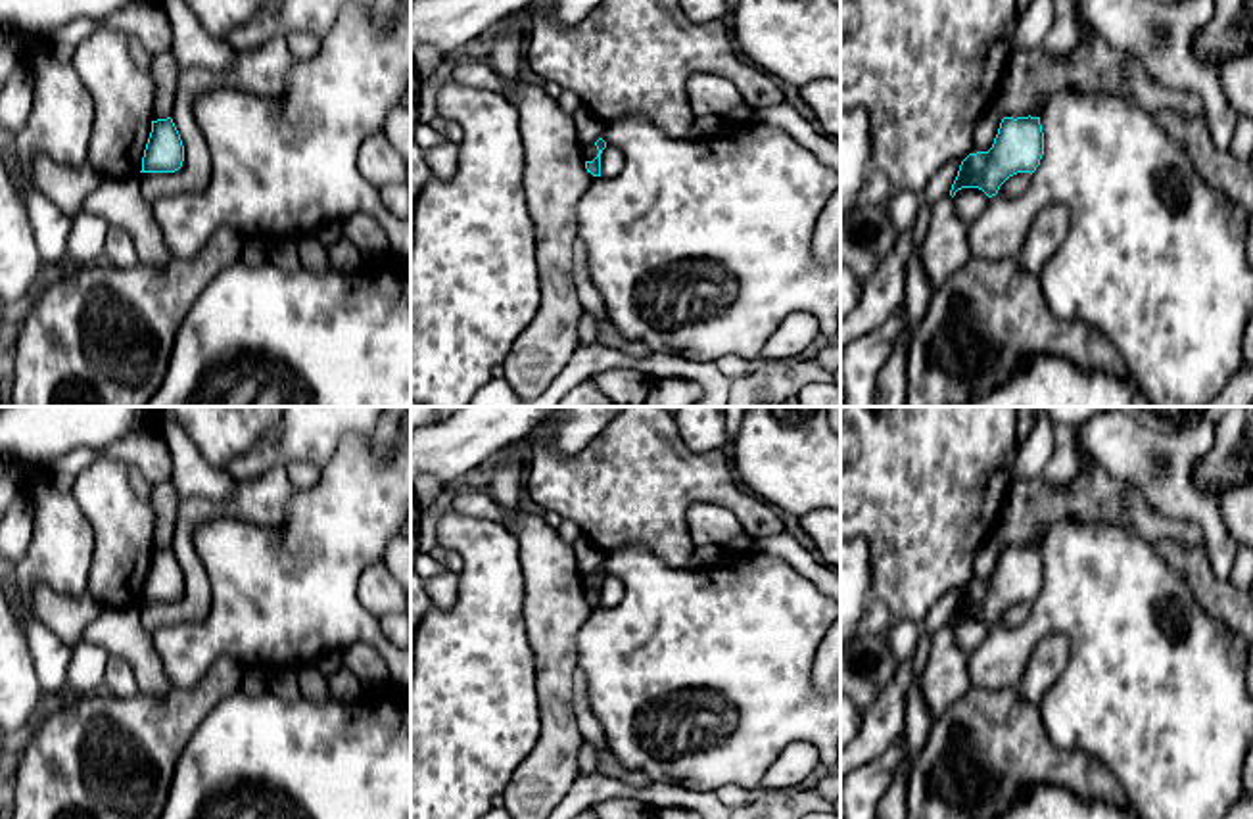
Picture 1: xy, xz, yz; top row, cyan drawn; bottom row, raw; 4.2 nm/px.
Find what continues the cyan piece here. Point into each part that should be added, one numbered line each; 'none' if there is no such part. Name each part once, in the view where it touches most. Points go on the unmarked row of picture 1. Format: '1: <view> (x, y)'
none

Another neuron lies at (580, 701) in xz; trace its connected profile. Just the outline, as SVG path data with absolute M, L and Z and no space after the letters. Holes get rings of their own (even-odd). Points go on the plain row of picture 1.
M579 667L574 671L572 712L581 731L583 742L599 750L597 773L629 783L633 786L650 784L650 779L645 773L626 769L606 748L603 725L597 721L589 706L587 677Z

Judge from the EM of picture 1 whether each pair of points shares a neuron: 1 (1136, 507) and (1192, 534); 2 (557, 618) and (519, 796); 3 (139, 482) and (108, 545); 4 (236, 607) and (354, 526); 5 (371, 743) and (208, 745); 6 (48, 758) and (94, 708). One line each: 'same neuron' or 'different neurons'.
1: same neuron
2: same neuron
3: different neurons
4: same neuron
5: same neuron
6: same neuron

